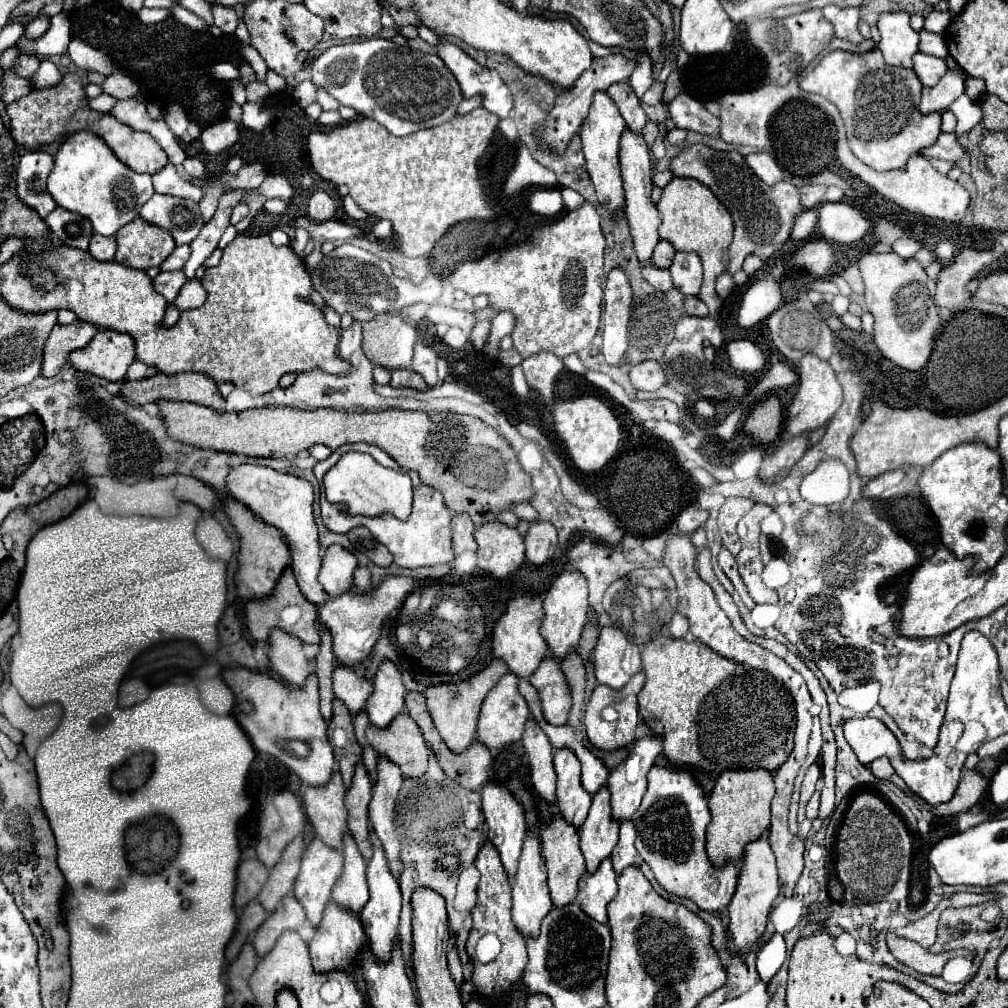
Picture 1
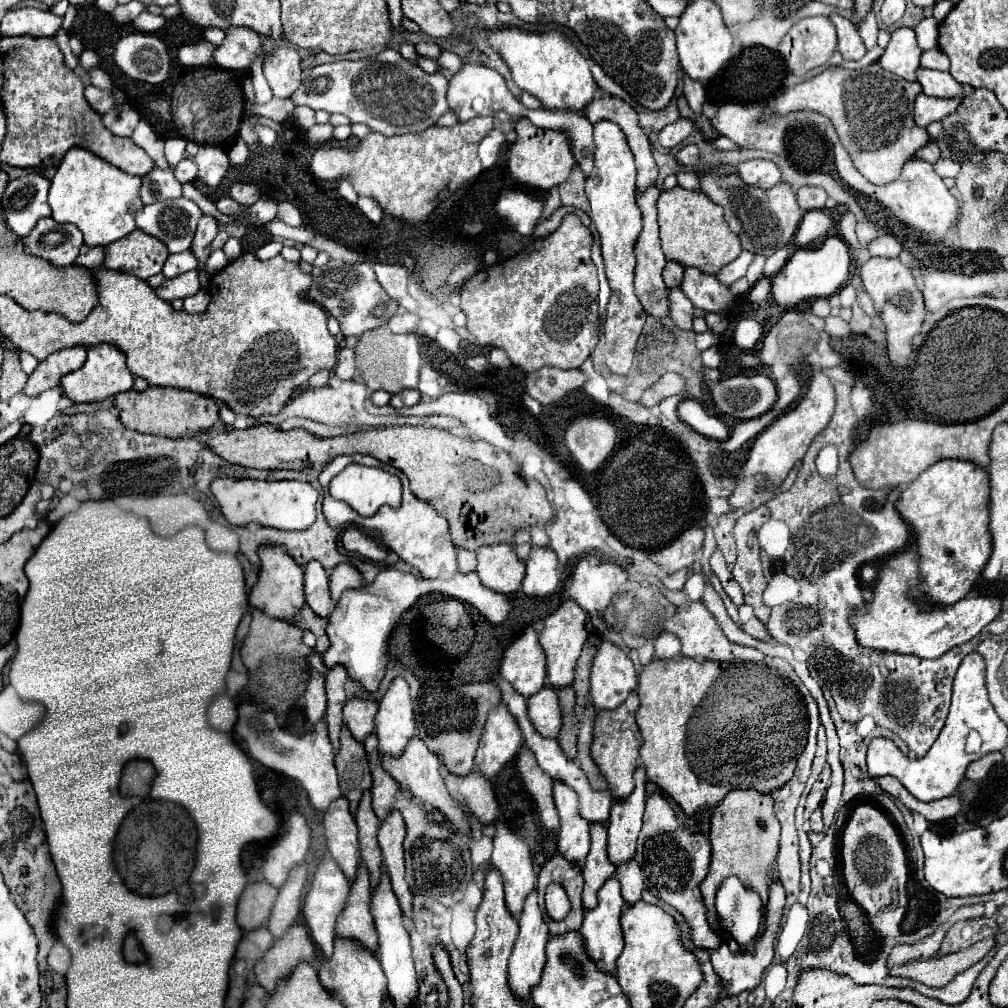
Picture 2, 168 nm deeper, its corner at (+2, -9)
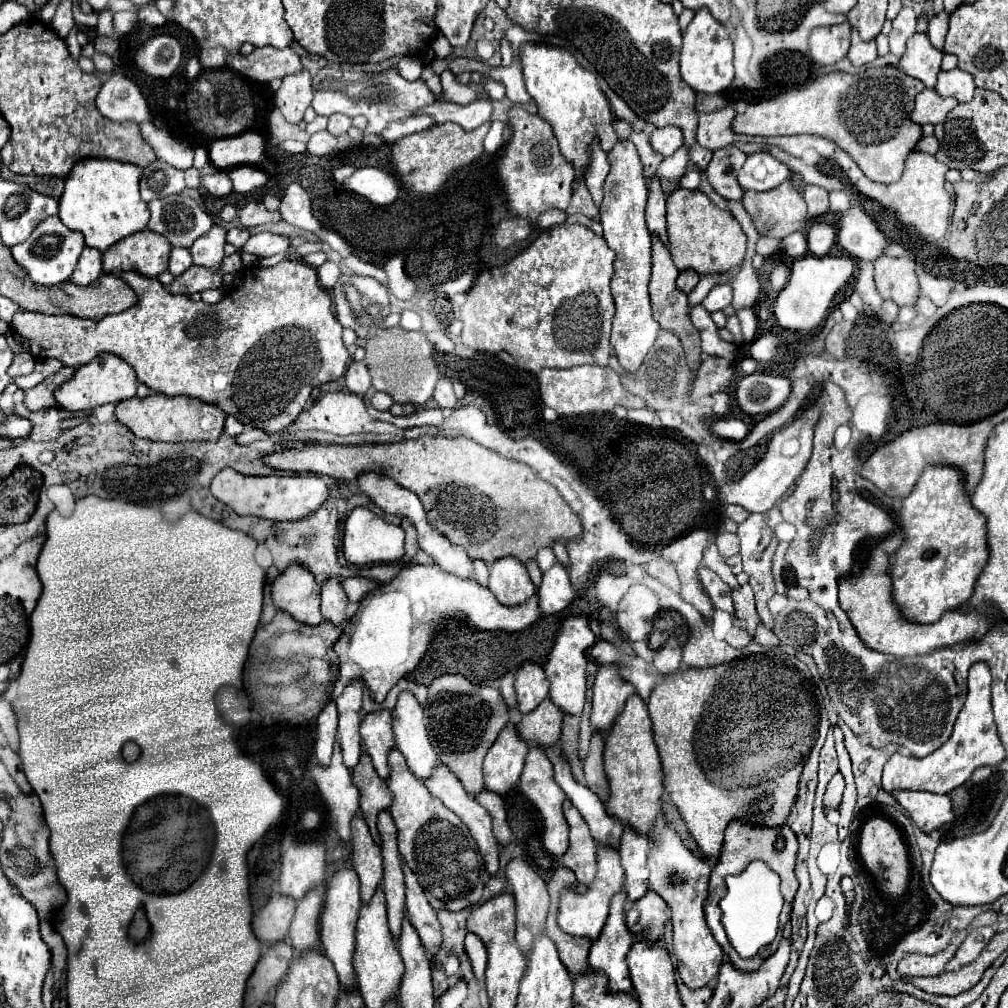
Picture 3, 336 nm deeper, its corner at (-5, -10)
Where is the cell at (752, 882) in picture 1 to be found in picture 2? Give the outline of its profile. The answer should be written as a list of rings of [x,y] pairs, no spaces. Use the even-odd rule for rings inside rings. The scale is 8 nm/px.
[[[772,876],[772,884],[770,884],[770,900],[766,906],[766,928],[764,932],[756,938],[754,942],[754,952],[742,952],[742,954],[734,954],[728,950],[728,944],[722,944],[718,950],[714,950],[710,954],[714,972],[718,974],[718,978],[724,982],[724,992],[720,994],[720,998],[724,996],[736,996],[744,990],[754,990],[760,982],[762,982],[762,972],[766,970],[766,966],[770,966],[772,958],[774,958],[774,942],[776,942],[776,934],[780,930],[780,920],[784,914],[784,904],[786,904],[786,894],[782,884]]]

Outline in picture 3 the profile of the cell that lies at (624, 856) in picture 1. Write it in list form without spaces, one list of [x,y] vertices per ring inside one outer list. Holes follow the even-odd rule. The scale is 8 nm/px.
[[[651,889],[641,899],[633,901],[627,911],[627,927],[637,937],[647,933],[651,941],[659,939],[663,935],[667,919],[669,919],[667,903]]]

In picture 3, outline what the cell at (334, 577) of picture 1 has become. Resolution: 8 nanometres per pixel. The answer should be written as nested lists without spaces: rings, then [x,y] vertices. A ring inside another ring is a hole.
[[[347,577],[347,579],[343,579],[341,585],[343,585],[349,601],[357,603],[365,593],[369,593],[371,589],[375,589],[379,583],[371,581],[371,579],[365,579],[365,577]]]

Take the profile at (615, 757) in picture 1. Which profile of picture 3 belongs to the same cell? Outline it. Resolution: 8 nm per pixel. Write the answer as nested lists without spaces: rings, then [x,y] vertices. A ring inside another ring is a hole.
[[[593,731],[589,753],[585,757],[585,785],[599,795],[601,801],[607,801],[609,797],[609,785],[603,771],[603,739],[605,735],[601,731]]]

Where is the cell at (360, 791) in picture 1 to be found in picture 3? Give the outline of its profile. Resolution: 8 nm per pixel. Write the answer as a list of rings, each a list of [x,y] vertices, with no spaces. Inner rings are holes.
[[[379,811],[377,831],[381,835],[381,855],[383,855],[383,891],[387,901],[389,927],[393,937],[401,931],[401,919],[405,915],[405,885],[401,871],[401,857],[397,849],[397,831],[389,811]]]

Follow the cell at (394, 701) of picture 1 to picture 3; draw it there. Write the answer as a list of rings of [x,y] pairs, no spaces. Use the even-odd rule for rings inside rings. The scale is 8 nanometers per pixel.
[[[403,691],[397,697],[397,705],[391,715],[397,749],[403,753],[409,771],[419,779],[425,779],[431,775],[431,769],[439,759],[427,735],[423,707],[411,691]]]

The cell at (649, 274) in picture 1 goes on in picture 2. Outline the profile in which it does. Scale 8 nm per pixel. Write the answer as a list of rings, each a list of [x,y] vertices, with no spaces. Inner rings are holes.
[[[680,288],[670,290],[670,318],[674,324],[682,330],[692,330],[692,320],[694,320],[694,306],[688,302],[684,292]]]

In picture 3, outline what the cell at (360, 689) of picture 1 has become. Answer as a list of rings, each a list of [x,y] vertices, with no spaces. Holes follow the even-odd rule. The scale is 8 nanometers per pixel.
[[[373,711],[367,713],[359,725],[359,733],[365,745],[365,751],[373,759],[373,767],[379,777],[387,779],[387,751],[395,747],[393,731],[391,731],[391,713],[389,711]]]

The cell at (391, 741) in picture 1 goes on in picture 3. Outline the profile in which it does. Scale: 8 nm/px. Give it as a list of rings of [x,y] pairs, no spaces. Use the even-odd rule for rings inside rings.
[[[441,763],[435,767],[435,771],[431,773],[431,777],[423,779],[423,785],[427,787],[427,791],[431,795],[435,795],[437,799],[441,799],[443,805],[449,807],[463,821],[463,825],[471,831],[471,835],[475,837],[475,841],[479,845],[479,851],[483,855],[487,871],[491,875],[495,875],[497,869],[499,869],[499,843],[497,843],[497,839],[493,837],[493,831],[491,831],[491,815],[479,803],[475,803],[473,795],[467,795],[467,791],[463,791],[463,785],[459,783],[459,779],[455,779],[455,775],[451,775],[451,771],[447,771],[447,767],[441,765]]]

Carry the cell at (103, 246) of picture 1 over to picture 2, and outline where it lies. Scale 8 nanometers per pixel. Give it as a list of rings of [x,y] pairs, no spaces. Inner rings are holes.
[[[82,246],[74,264],[88,268],[88,270],[98,270],[98,268],[102,268],[102,262],[104,262],[104,248],[102,246]]]

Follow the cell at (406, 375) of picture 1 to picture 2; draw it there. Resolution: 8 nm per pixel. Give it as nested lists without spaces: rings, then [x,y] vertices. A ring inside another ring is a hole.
[[[404,390],[404,392],[398,392],[398,394],[392,396],[390,406],[392,406],[392,408],[412,406],[412,404],[418,404],[418,400],[420,400],[420,392],[418,392],[418,390]]]

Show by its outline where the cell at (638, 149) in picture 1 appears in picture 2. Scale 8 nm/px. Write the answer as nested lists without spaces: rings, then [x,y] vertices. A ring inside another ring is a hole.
[[[656,186],[648,188],[644,194],[640,194],[636,198],[636,204],[638,208],[642,210],[642,218],[644,218],[644,228],[638,236],[638,242],[636,242],[636,296],[638,300],[642,302],[644,310],[648,314],[652,314],[654,318],[666,318],[670,314],[670,302],[668,302],[668,286],[664,284],[662,280],[662,270],[666,266],[666,258],[662,254],[662,248],[660,248],[660,236],[658,236],[658,220],[656,220],[656,200],[658,200],[658,194],[660,190]]]

